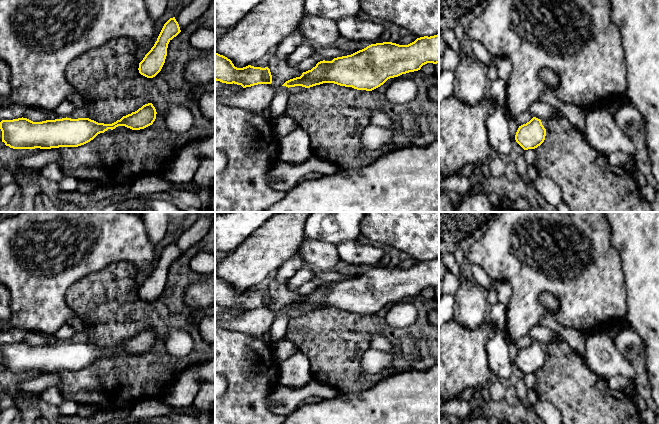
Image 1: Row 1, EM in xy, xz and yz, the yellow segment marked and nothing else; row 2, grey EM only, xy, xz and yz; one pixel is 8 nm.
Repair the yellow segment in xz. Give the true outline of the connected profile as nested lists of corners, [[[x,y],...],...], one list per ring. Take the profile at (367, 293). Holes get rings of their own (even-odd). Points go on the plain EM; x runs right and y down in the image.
[[[439,258],[417,262],[408,269],[392,266],[371,268],[351,279],[320,285],[311,294],[282,310],[310,312],[334,307],[372,315],[388,303],[418,295],[427,287],[439,287]]]

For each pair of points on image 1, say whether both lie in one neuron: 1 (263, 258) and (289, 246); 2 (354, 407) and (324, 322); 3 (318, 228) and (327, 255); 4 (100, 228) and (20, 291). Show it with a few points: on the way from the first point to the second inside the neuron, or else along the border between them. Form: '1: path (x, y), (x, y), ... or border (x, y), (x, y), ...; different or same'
1: path (269, 252), (275, 246), (283, 246); same
2: border (372, 387), (366, 390), (339, 393); different
3: border (305, 238), (332, 242), (336, 245); different
4: path (80, 245), (77, 248), (61, 250), (40, 271); same

